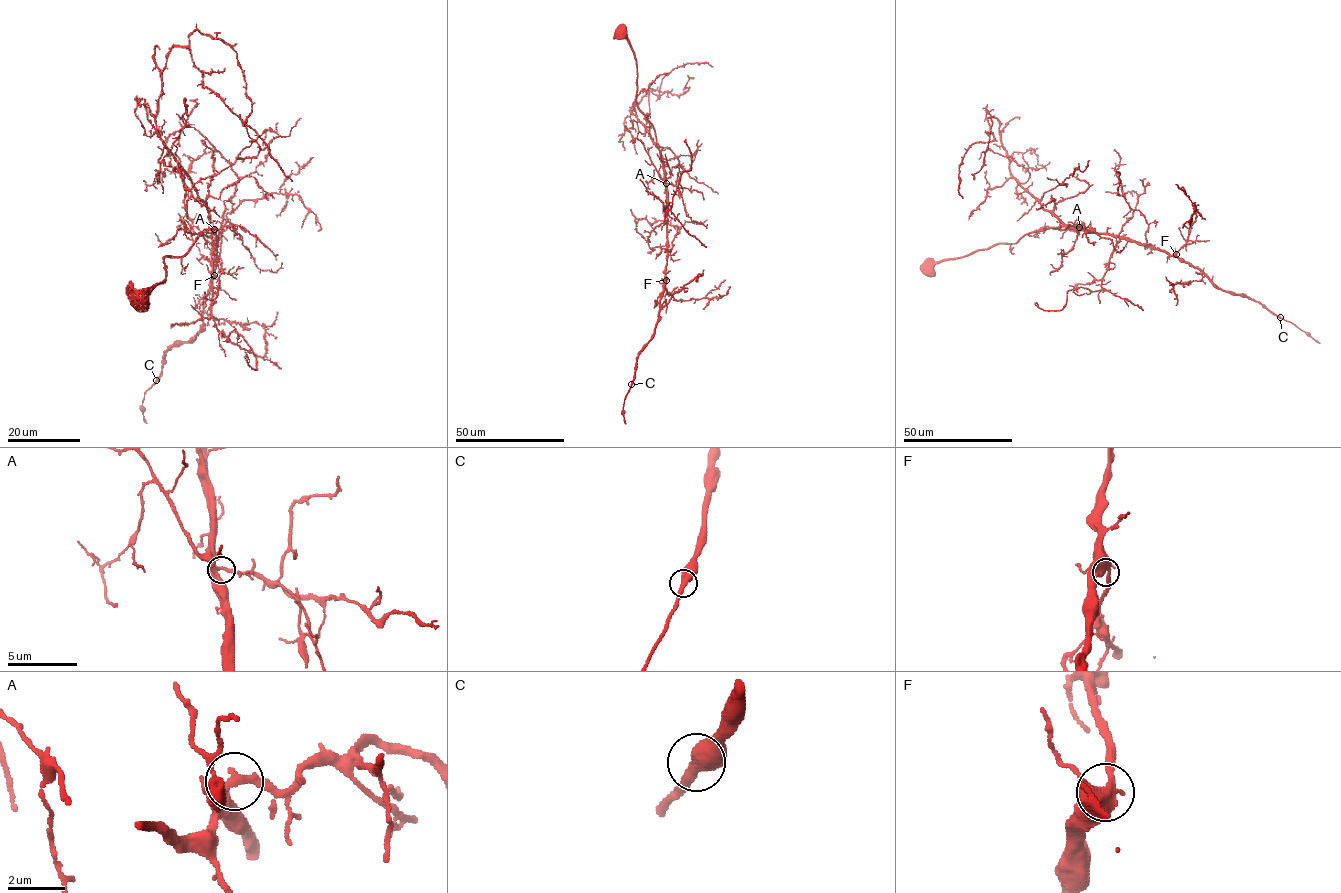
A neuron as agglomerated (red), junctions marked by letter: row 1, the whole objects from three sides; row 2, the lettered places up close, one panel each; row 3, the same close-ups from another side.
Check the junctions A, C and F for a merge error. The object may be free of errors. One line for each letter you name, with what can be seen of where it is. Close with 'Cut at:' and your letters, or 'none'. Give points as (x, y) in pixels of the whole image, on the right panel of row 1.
Cut at: none

